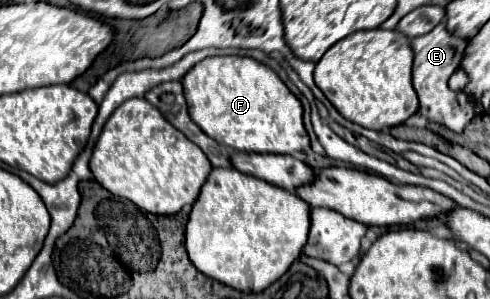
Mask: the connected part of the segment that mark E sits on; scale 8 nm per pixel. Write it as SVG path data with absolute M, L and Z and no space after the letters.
M445 20L437 24L429 34L417 36L413 42L413 52L415 52L415 62L413 62L413 88L419 94L419 112L425 114L429 120L445 124L447 128L461 132L465 124L473 118L473 98L469 98L465 92L453 92L447 86L447 80L451 74L459 68L461 58L467 48L467 40L453 36L445 28Z

